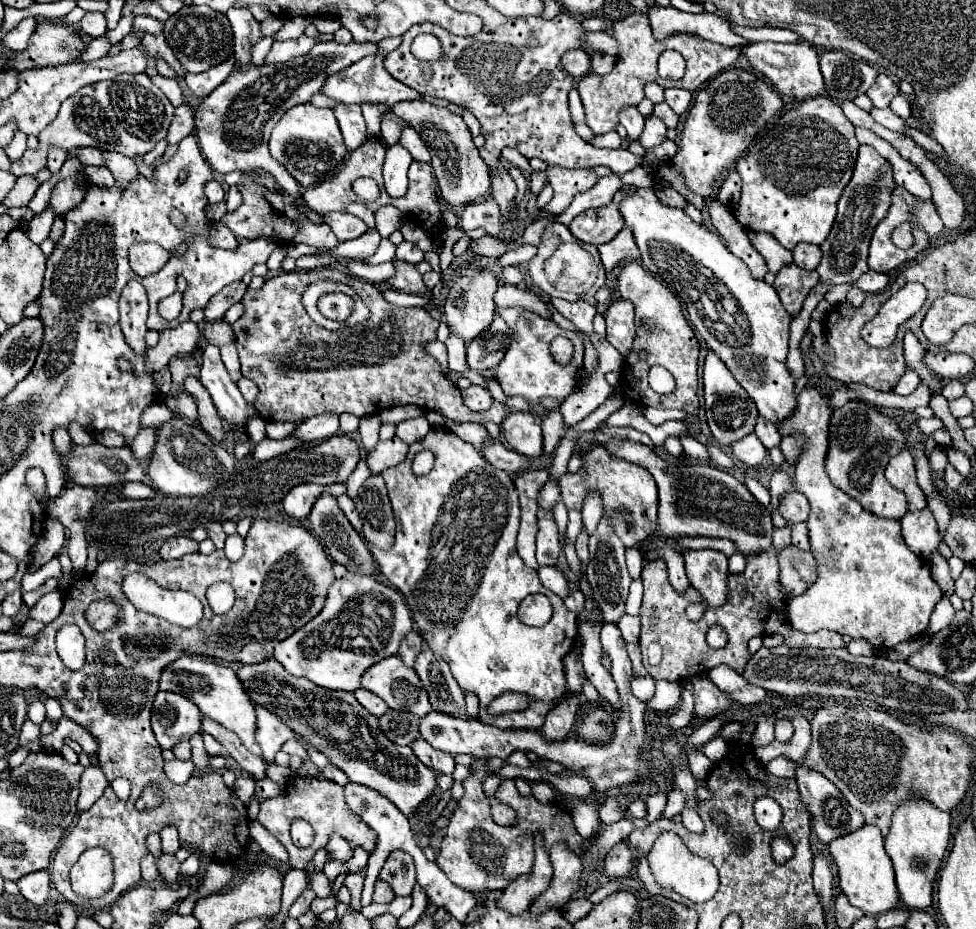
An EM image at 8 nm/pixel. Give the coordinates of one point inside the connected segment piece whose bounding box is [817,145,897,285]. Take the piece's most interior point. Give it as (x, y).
(866, 200)

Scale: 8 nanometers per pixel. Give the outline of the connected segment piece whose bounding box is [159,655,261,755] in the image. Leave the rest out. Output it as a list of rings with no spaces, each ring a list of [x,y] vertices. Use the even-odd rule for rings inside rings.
[[[181,655],[169,667],[163,669],[161,679],[159,679],[159,689],[173,691],[173,693],[179,693],[179,695],[191,699],[203,715],[211,717],[213,721],[217,721],[223,727],[237,733],[241,743],[251,753],[261,755],[261,747],[257,745],[257,741],[253,737],[253,733],[255,733],[255,707],[251,705],[243,685],[239,683],[239,679],[231,667],[205,661],[197,655]]]

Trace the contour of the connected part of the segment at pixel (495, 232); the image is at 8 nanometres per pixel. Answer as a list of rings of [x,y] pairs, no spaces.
[[[489,195],[479,201],[479,203],[473,203],[471,209],[463,209],[463,215],[461,215],[461,229],[465,233],[473,231],[475,227],[485,227],[489,235],[493,237],[499,237],[501,231],[505,229],[503,223],[501,223],[501,213],[499,213],[499,205],[493,201],[495,197]]]

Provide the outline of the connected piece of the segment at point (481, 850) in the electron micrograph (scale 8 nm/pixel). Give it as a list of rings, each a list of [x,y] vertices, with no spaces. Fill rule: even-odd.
[[[473,759],[471,769],[475,775],[467,781],[463,781],[465,795],[459,801],[459,807],[455,809],[453,817],[449,819],[447,835],[441,843],[439,855],[435,863],[439,869],[461,889],[469,893],[483,893],[483,891],[503,891],[511,881],[515,881],[521,875],[531,875],[533,871],[533,857],[535,855],[534,837],[535,833],[543,835],[547,851],[558,843],[565,843],[567,849],[581,855],[583,847],[587,845],[587,839],[583,839],[575,825],[573,817],[567,809],[561,809],[557,803],[543,805],[533,795],[523,797],[515,789],[515,783],[505,779],[497,789],[497,801],[509,805],[517,813],[515,825],[497,825],[491,817],[491,805],[483,795],[481,781],[487,775],[485,759]]]

